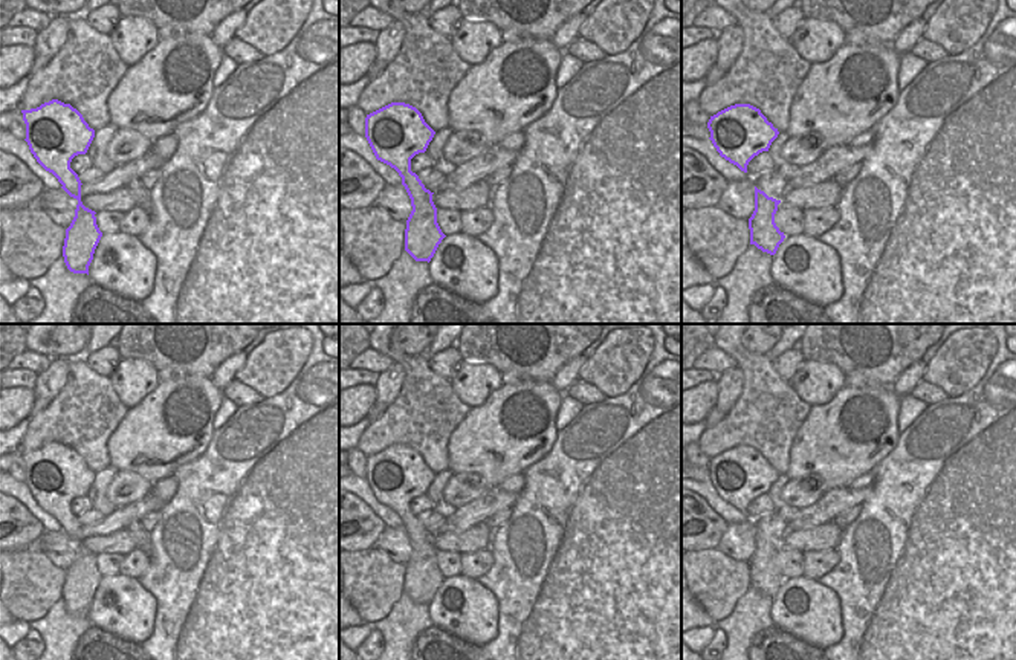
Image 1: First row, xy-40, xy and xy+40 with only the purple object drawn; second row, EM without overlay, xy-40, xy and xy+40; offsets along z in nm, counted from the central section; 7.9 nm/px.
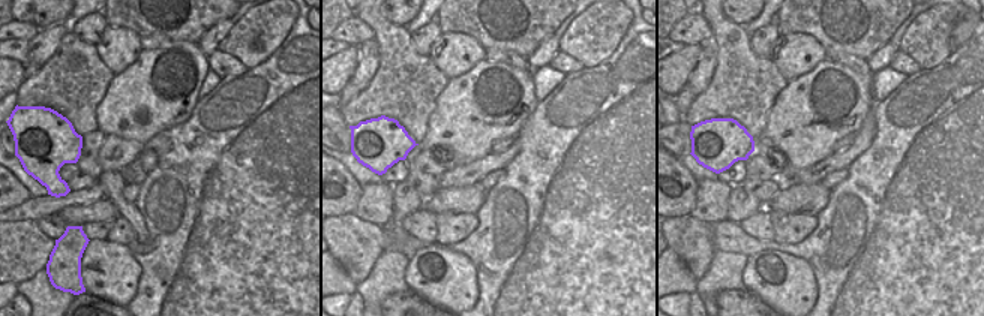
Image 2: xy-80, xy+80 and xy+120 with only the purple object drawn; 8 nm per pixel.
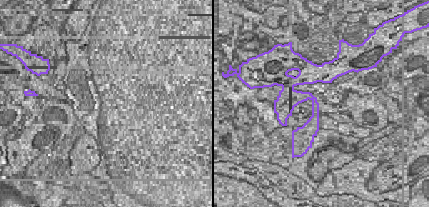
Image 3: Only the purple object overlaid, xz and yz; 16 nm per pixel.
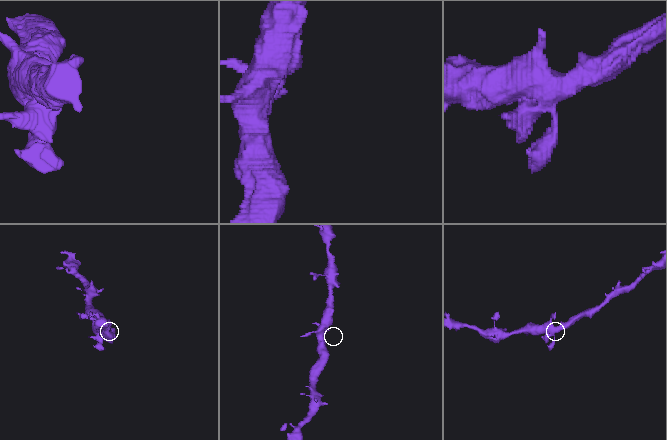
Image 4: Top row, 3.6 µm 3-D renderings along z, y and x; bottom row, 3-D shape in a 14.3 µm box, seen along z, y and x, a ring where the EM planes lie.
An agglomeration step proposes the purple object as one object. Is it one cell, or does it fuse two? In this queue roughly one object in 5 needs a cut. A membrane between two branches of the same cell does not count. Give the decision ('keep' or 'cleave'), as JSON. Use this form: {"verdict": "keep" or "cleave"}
{"verdict": "keep"}

